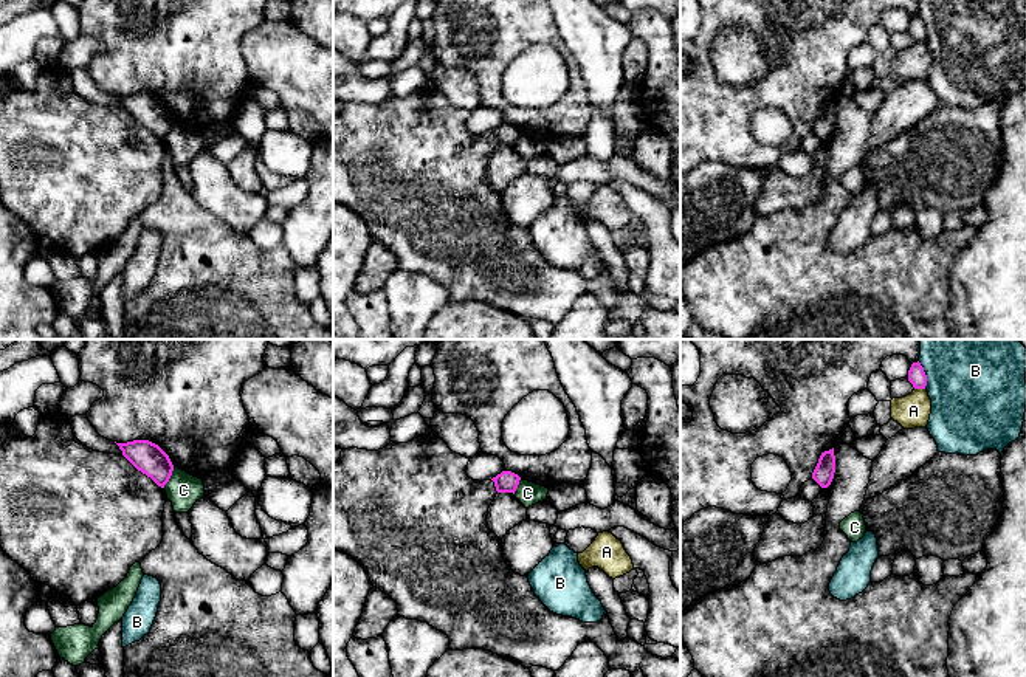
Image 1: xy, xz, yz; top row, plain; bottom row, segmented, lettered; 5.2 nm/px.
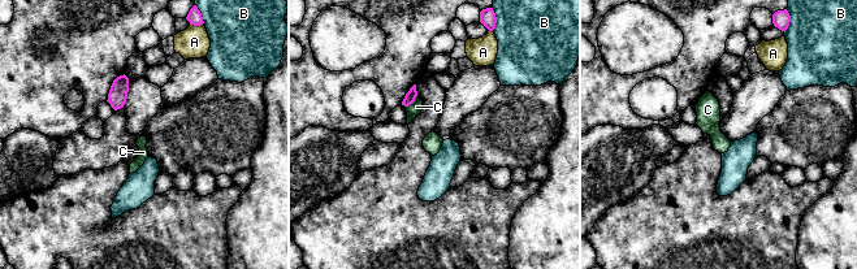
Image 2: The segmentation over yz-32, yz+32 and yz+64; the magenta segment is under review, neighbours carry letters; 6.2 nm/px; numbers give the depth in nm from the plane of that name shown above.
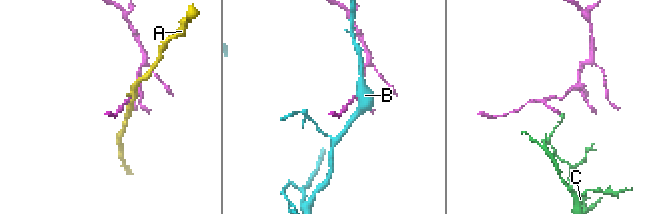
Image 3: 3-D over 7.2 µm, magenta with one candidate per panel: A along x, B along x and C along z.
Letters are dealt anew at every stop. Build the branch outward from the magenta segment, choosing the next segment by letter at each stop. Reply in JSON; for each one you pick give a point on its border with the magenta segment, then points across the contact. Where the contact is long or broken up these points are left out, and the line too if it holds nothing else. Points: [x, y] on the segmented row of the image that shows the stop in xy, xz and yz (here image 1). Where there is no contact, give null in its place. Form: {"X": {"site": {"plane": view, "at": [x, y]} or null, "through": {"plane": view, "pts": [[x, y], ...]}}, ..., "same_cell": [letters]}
{"same_cell": []}

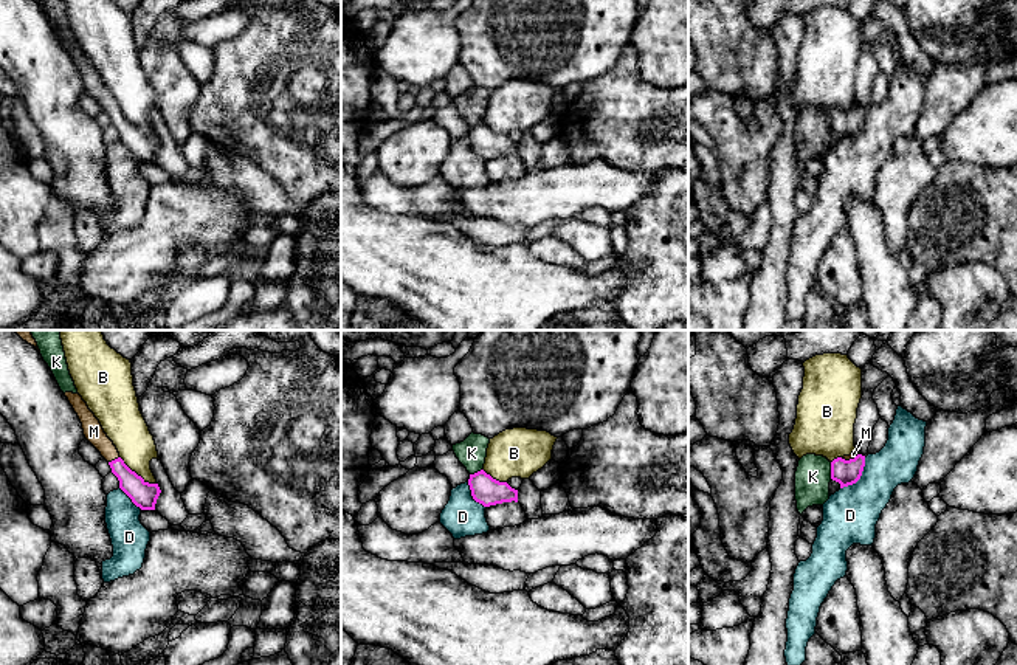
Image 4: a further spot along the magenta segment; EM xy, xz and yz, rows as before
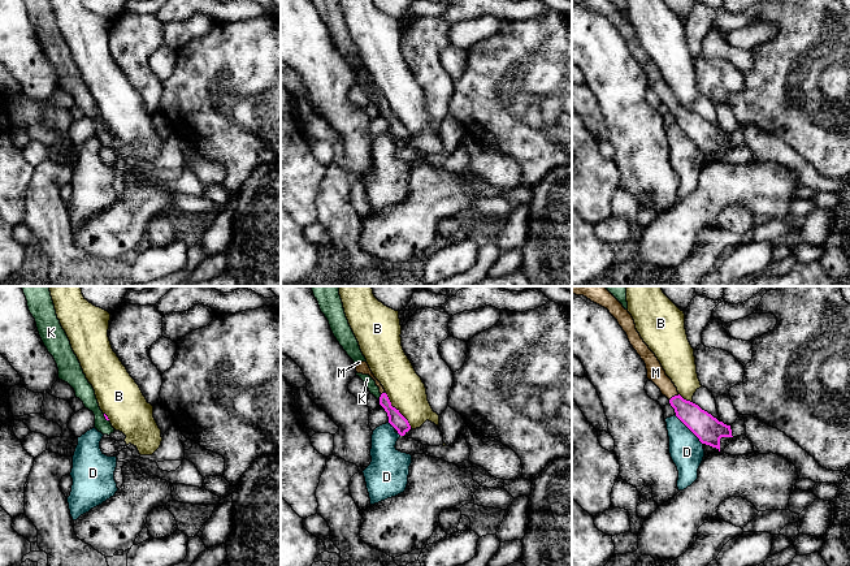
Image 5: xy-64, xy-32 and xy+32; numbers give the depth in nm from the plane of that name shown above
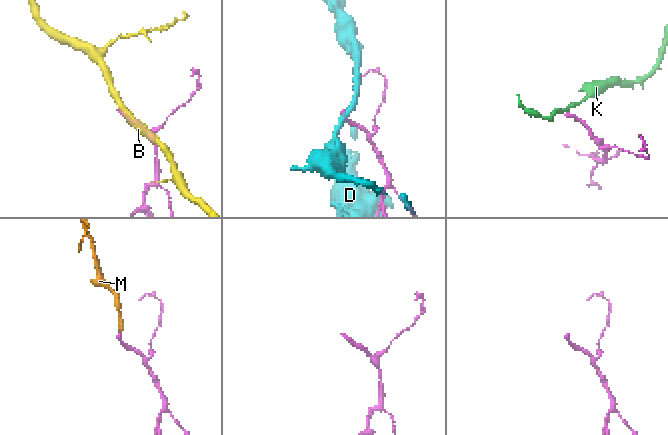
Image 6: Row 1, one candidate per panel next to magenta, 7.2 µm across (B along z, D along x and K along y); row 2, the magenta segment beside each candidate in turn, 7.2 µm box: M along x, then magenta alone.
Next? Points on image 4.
{"M": {"site": {"plane": "xy", "at": [115, 459]}, "through": {"plane": "xy", "pts": [[144, 495], [124, 475], [115, 459], [93, 431]]}}, "same_cell": ["M"]}

